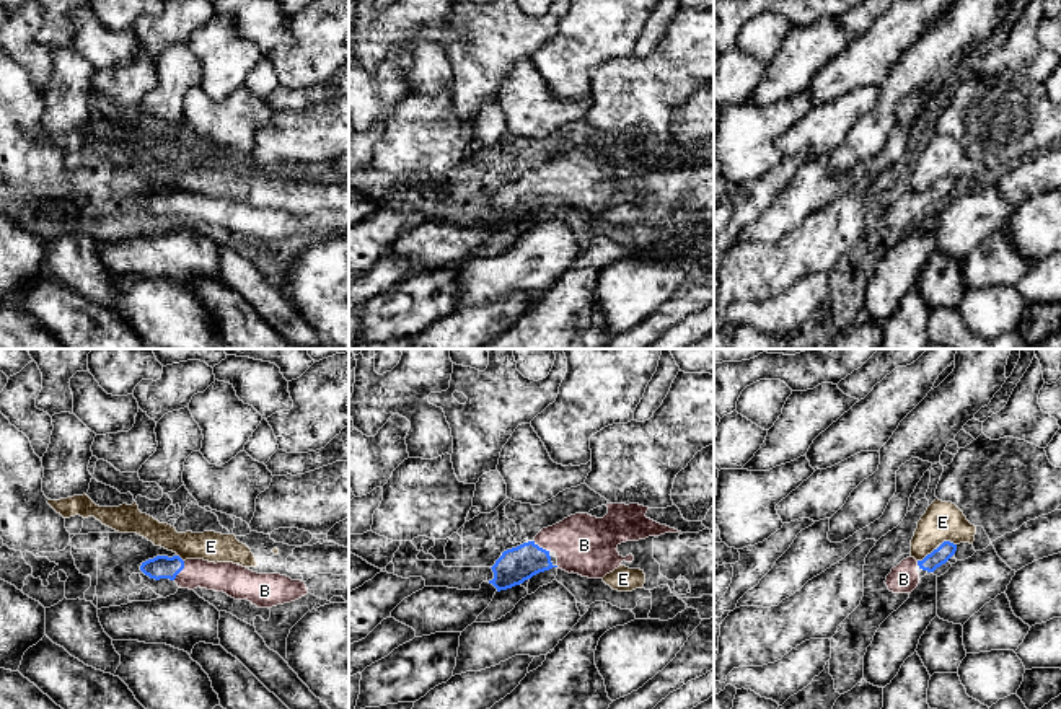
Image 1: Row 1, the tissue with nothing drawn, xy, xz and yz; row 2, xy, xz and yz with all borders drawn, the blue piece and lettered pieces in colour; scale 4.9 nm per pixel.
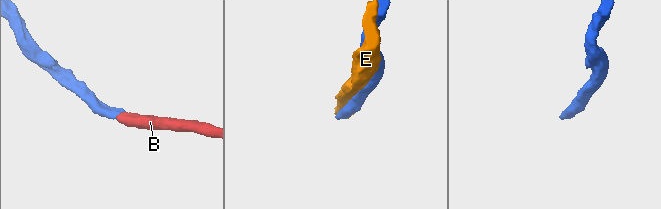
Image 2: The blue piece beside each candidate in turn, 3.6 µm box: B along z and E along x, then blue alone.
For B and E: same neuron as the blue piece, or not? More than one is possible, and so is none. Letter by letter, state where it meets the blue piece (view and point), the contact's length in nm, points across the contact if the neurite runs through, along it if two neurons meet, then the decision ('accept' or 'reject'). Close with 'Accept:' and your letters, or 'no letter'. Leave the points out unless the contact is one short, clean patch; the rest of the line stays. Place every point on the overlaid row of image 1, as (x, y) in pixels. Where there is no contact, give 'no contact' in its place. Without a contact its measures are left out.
B: xy (180, 571) | 110 nm | across xy (158, 568), (180, 571), (227, 577) | accept
E: yz (928, 554) | 110 nm | reject
Accept: B

